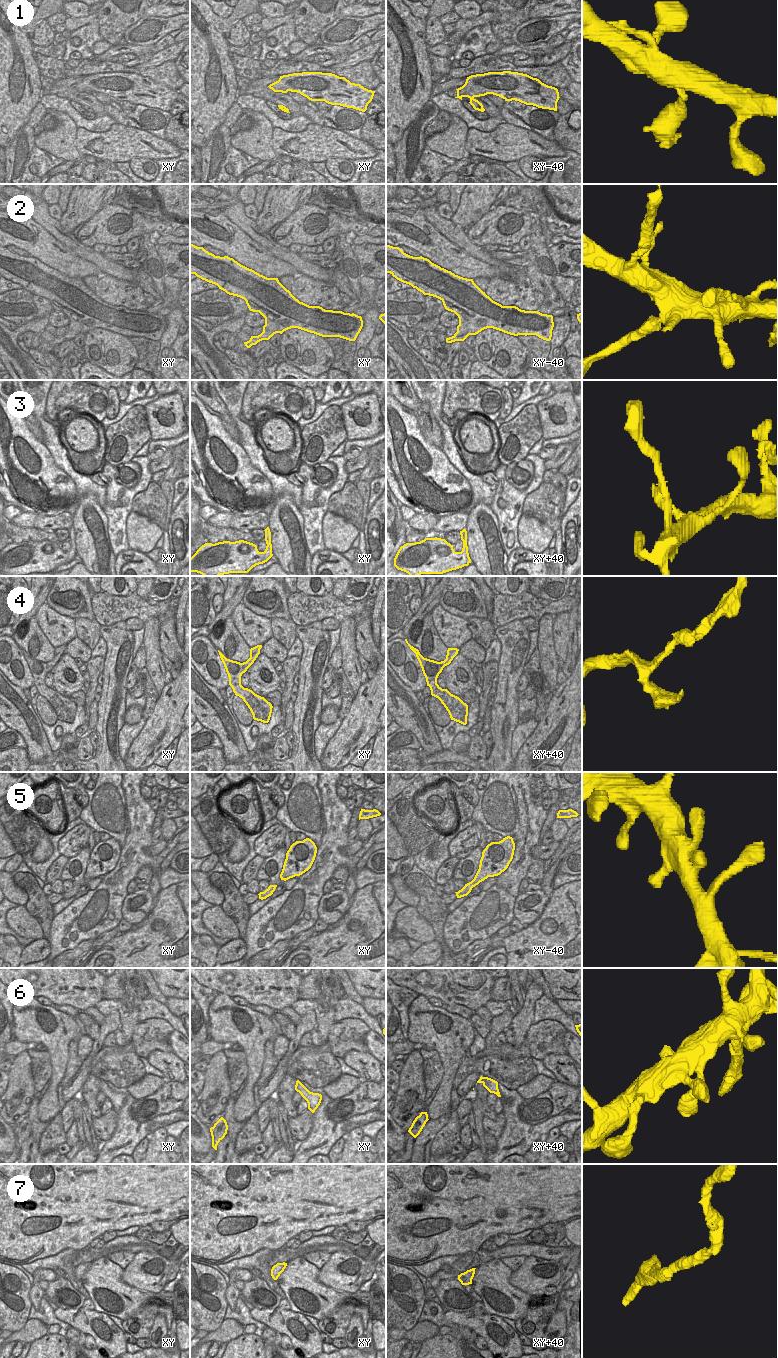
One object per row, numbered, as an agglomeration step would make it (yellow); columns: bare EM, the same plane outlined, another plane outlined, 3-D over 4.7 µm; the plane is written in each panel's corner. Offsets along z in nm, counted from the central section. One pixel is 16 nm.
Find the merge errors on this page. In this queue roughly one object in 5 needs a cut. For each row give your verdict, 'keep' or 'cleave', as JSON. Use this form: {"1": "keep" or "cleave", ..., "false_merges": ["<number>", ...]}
{"1": "cleave", "2": "keep", "3": "keep", "4": "keep", "5": "keep", "6": "keep", "7": "keep", "false_merges": ["1"]}

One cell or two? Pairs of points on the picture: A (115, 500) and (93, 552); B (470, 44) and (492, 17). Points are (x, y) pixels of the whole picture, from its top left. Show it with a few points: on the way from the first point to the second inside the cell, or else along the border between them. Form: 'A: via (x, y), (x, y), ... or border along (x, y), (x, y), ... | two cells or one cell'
A: border along (101, 508), (107, 519), (107, 535), (110, 541) | two cells
B: border along (490, 22), (474, 26), (466, 33) | two cells

